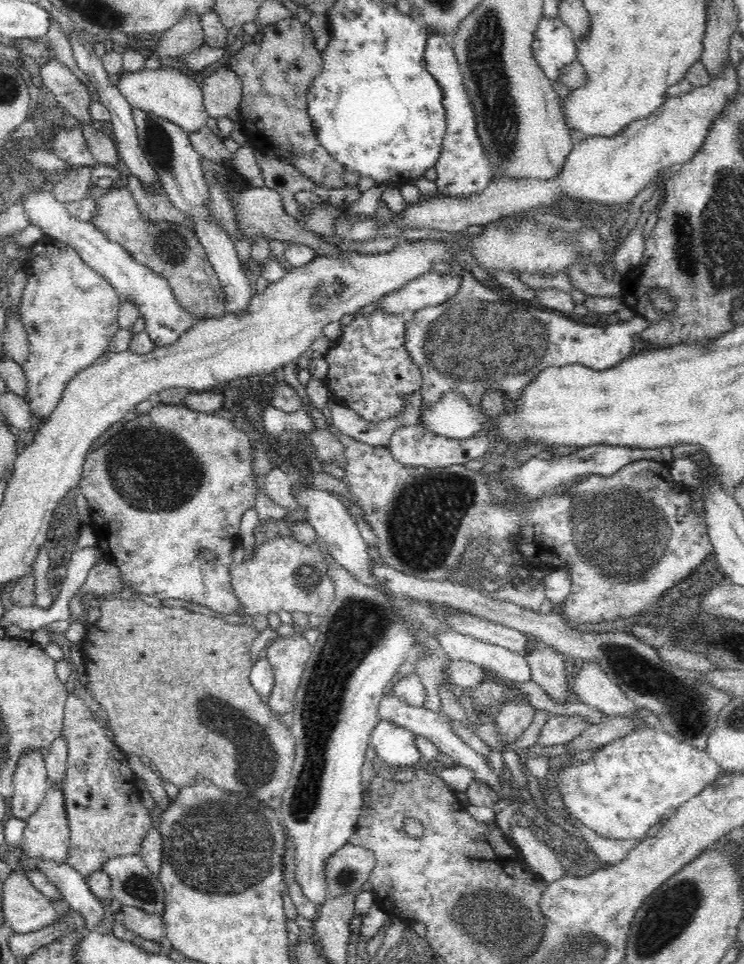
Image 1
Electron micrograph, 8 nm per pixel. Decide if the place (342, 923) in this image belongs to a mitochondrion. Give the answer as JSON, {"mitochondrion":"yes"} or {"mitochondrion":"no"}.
{"mitochondrion":"no"}

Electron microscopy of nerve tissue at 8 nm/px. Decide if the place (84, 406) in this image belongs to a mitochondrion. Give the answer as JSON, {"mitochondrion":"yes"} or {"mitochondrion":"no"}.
{"mitochondrion":"no"}

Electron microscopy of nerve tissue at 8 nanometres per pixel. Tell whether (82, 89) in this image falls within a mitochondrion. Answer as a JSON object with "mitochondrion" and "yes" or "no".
{"mitochondrion":"no"}

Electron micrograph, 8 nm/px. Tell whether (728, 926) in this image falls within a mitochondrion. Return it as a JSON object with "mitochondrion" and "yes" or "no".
{"mitochondrion":"no"}

